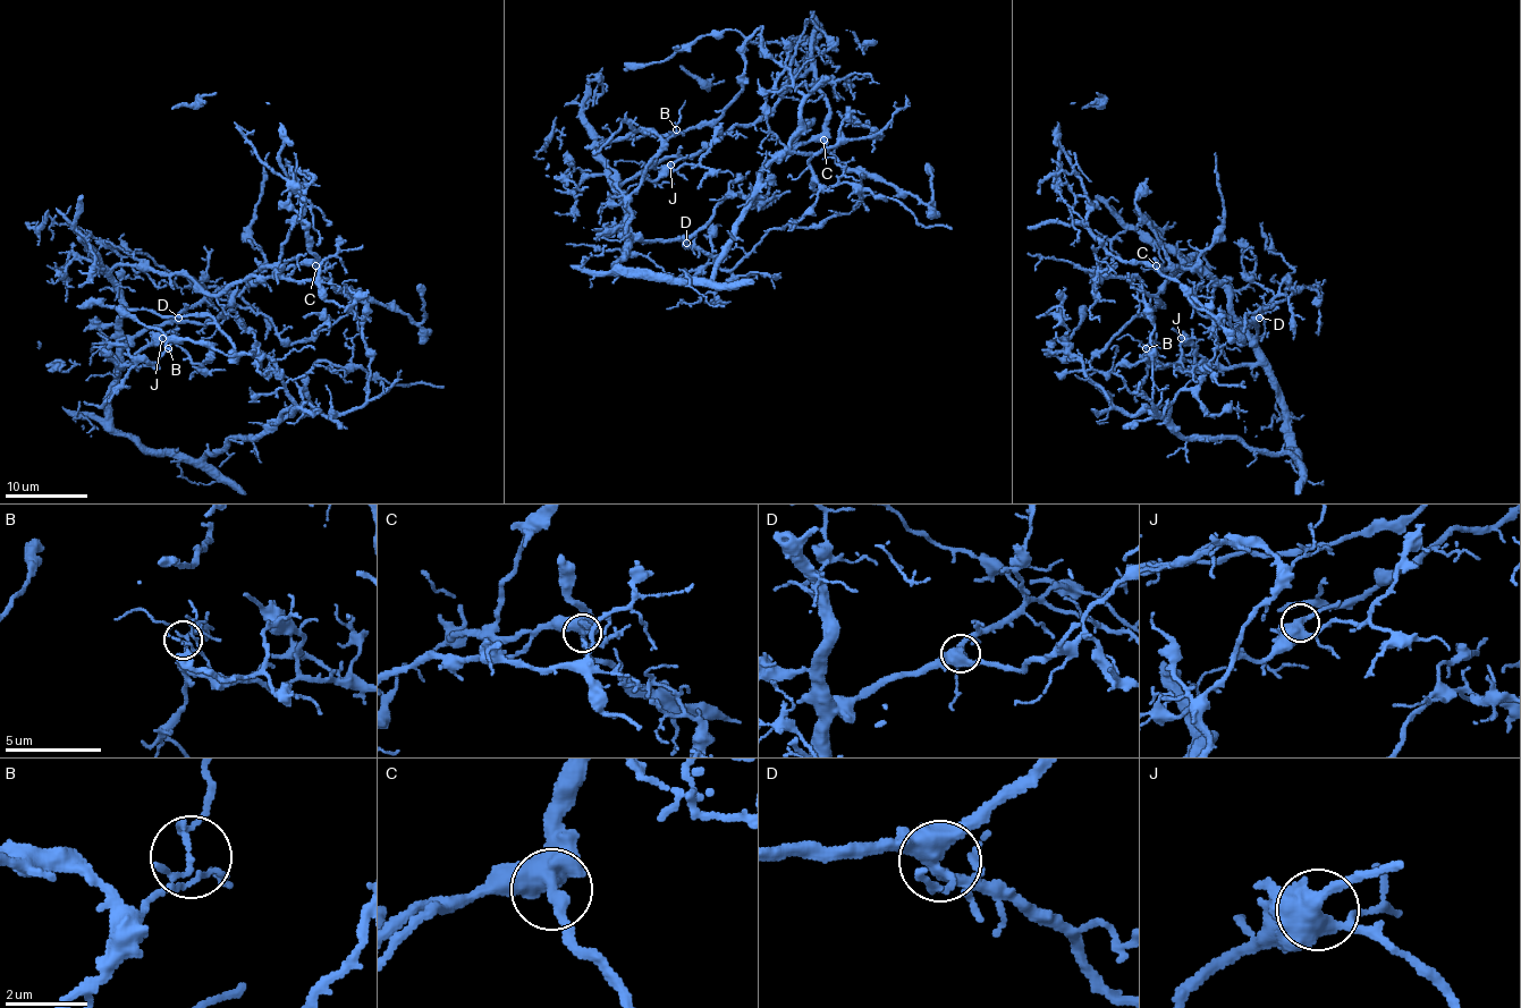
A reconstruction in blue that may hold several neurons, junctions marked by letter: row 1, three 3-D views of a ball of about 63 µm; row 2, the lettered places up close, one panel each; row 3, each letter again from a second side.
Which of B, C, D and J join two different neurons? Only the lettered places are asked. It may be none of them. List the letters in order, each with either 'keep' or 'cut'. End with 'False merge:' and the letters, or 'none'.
B: keep
C: keep
D: keep
J: keep
False merge: none

